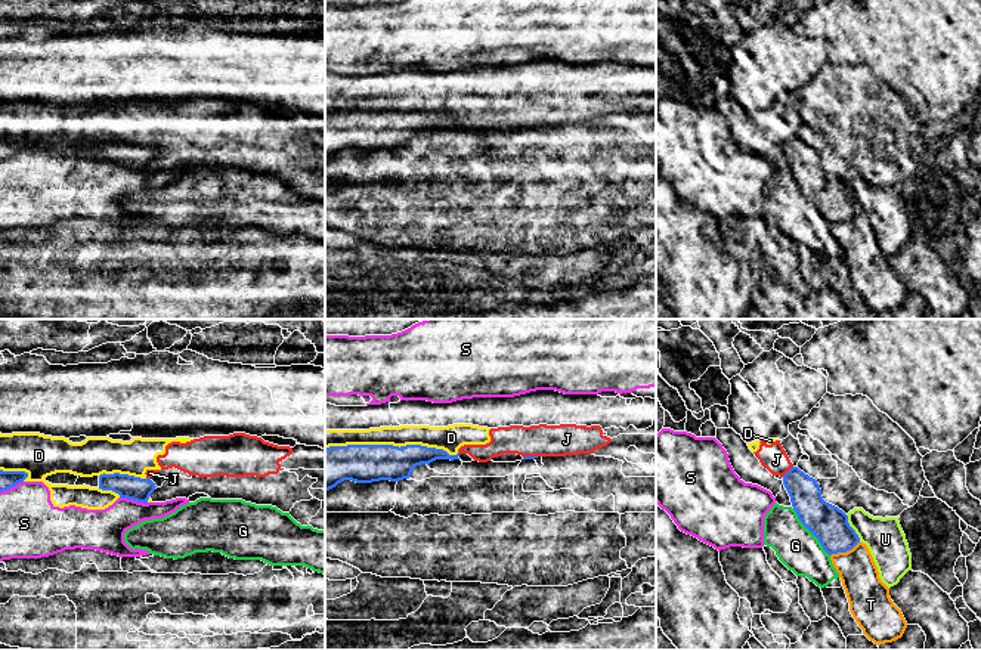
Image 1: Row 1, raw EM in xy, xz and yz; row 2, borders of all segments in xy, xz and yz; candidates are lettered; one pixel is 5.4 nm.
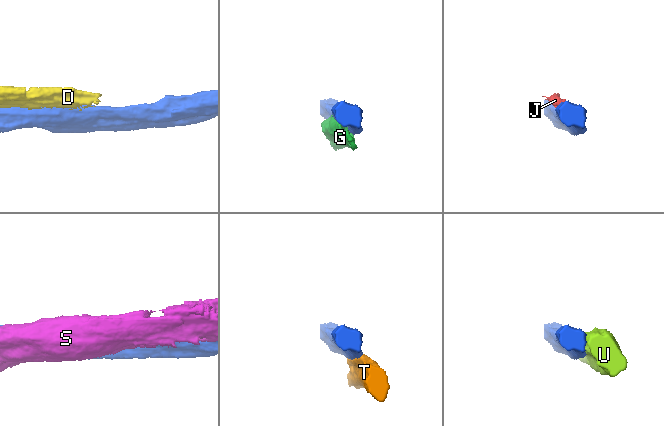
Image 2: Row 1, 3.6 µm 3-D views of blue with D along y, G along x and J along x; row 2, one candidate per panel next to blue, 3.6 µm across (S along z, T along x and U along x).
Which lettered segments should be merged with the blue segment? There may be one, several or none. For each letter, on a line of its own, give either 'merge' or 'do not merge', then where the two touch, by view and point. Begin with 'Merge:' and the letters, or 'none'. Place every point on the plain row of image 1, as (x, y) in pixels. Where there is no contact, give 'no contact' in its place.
Merge: none
D: do not merge | xz (392, 114)
G: do not merge | yz (810, 200)
J: do not merge | yz (788, 141)
S: do not merge | xy (135, 169)
T: do not merge | yz (844, 220)
U: do not merge | yz (851, 197)

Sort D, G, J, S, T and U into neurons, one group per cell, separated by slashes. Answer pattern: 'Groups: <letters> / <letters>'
Groups: D J / G / S / T / U

